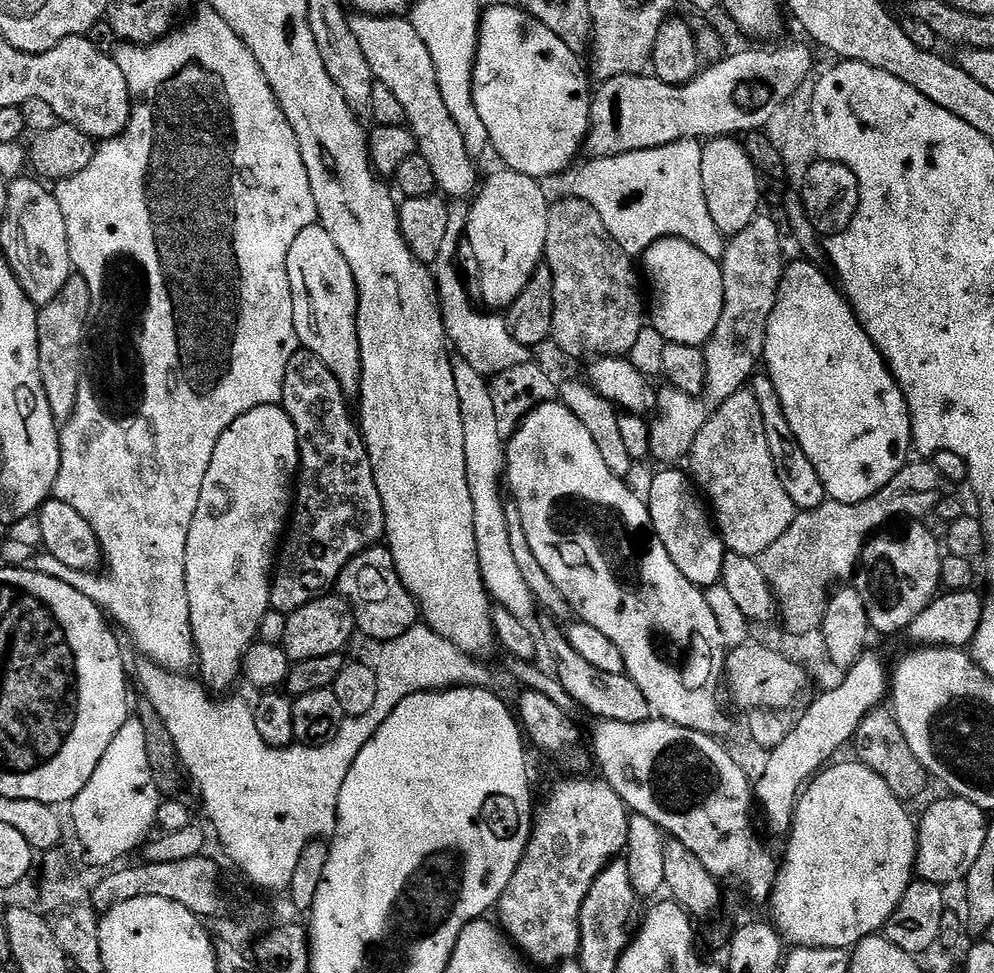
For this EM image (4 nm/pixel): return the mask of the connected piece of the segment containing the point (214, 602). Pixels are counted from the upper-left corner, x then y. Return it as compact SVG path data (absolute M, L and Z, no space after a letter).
M267 404L266 406L258 406L254 410L250 410L246 414L242 414L242 418L238 418L231 424L226 431L222 434L222 438L218 438L218 446L214 446L214 458L210 462L210 470L206 470L206 482L202 482L202 495L198 498L198 510L194 510L194 522L190 522L190 534L186 538L186 598L190 602L190 626L192 627L192 642L195 651L198 653L198 664L200 660L200 674L199 679L203 681L205 685L213 693L224 694L227 693L228 687L237 679L238 681L242 676L242 665L244 662L244 653L252 647L254 641L260 635L260 623L262 622L262 614L266 614L270 611L270 594L272 593L272 582L274 579L274 561L278 556L278 545L281 543L282 537L286 532L286 521L289 519L290 513L294 507L294 492L293 484L294 477L300 471L300 435L296 432L294 422L290 422L290 418L286 415L280 404Z

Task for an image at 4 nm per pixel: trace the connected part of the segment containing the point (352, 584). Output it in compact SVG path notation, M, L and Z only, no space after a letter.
M373 546L364 552L359 552L342 570L338 581L339 595L352 607L352 617L356 619L359 635L369 636L372 640L387 642L406 634L418 622L418 605L408 593L402 578L398 578L398 570L394 566L394 558L388 553L387 547Z

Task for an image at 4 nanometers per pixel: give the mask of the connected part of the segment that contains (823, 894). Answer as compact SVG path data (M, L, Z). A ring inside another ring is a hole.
M833 763L831 766L825 767L823 771L812 777L810 783L800 793L800 799L796 802L796 813L792 819L792 830L786 836L788 849L784 852L784 860L782 856L782 863L779 865L776 873L776 884L772 887L770 897L770 909L772 908L773 916L771 919L774 921L774 927L784 937L785 941L792 946L801 948L851 949L859 940L864 940L867 936L877 935L883 929L885 922L890 918L890 914L894 914L898 902L902 902L902 894L906 894L909 884L914 879L917 821L914 819L914 816L912 820L911 814L904 809L907 808L905 801L894 795L890 790L890 786L886 786L886 782L882 782L882 778L878 778L878 774L874 774L862 763L851 763Z

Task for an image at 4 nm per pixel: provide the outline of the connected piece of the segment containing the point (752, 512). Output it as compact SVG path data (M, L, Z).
M750 390L734 393L709 415L686 464L692 467L691 479L714 513L715 527L727 551L758 558L790 530L798 509L778 478L766 443L762 406Z

